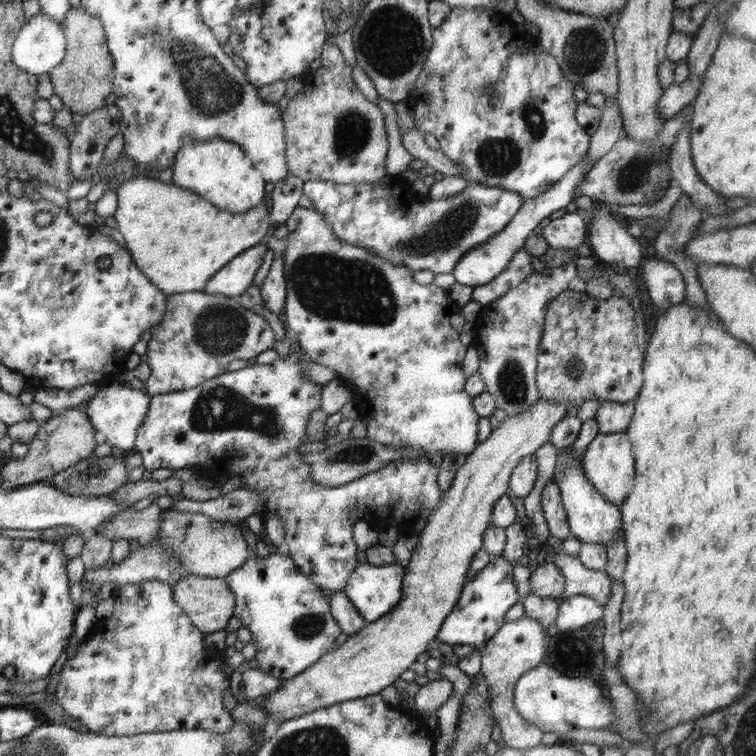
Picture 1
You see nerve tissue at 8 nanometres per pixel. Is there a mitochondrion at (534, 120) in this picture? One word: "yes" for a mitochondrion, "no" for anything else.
yes

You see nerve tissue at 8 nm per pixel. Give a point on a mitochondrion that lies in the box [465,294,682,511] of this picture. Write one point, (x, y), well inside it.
(512, 380)

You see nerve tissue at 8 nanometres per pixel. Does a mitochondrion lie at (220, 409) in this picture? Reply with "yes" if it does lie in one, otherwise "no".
yes

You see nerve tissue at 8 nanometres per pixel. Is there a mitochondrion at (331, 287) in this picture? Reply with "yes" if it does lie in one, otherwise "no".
yes

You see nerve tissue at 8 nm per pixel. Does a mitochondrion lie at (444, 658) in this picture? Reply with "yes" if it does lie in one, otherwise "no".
no

